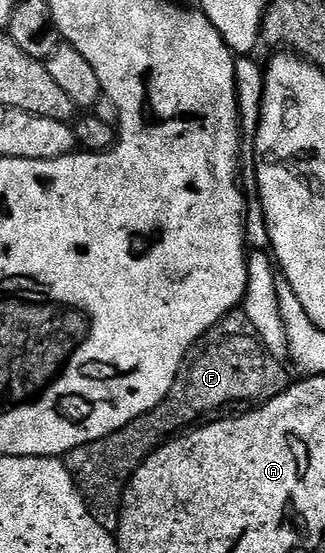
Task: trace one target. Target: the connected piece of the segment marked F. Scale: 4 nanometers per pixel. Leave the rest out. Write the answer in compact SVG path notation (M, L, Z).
M243 311L230 312L219 320L201 340L193 344L188 359L176 375L170 394L157 408L134 418L134 422L122 426L122 430L67 453L67 470L76 489L88 500L88 509L98 526L115 533L120 524L124 491L132 481L132 474L138 466L142 466L149 454L177 434L216 420L240 416L278 398L278 394L287 390L290 383L289 369L284 369L284 366L274 358L274 354L270 354L270 350L266 350L258 330L254 330L254 322L250 322Z

